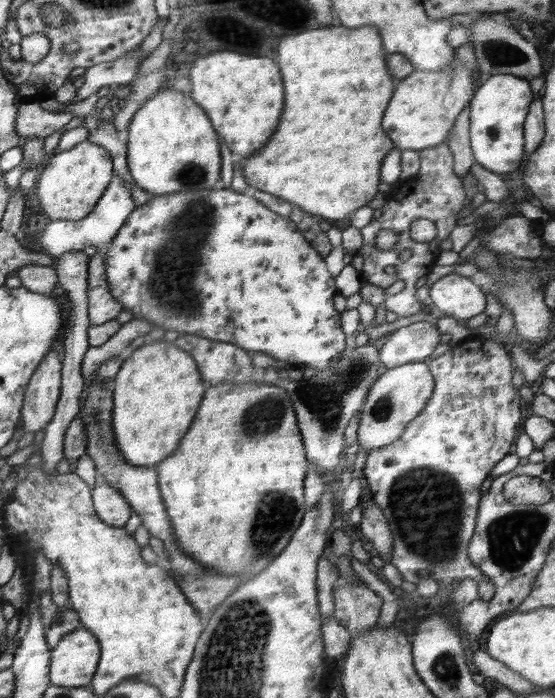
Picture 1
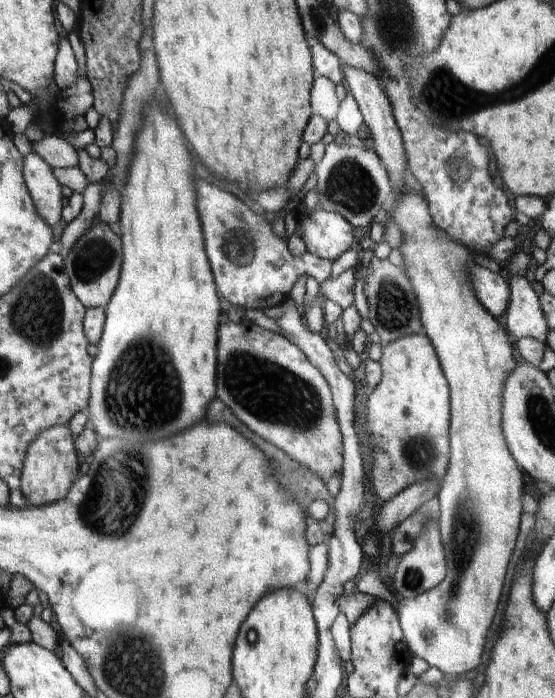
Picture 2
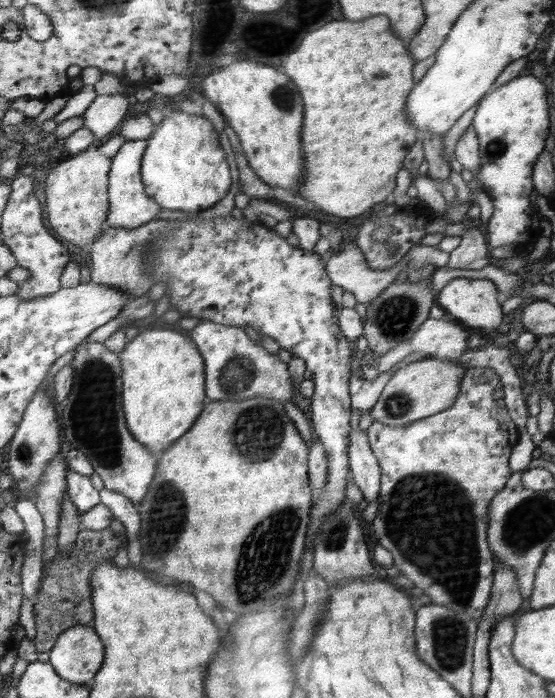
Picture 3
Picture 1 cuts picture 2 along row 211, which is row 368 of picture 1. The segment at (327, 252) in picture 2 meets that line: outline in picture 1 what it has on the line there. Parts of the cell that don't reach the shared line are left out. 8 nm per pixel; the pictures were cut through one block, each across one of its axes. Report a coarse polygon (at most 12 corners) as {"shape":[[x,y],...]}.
{"shape":[[196,188],[103,249],[165,331],[321,372],[334,280],[293,221]]}

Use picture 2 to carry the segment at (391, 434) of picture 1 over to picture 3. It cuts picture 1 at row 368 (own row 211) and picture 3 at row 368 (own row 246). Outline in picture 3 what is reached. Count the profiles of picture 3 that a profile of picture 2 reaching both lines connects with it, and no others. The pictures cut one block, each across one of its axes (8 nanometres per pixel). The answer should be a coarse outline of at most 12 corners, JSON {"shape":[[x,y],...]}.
{"shape":[[435,357],[400,368],[370,410],[410,425],[450,409],[465,370]]}

